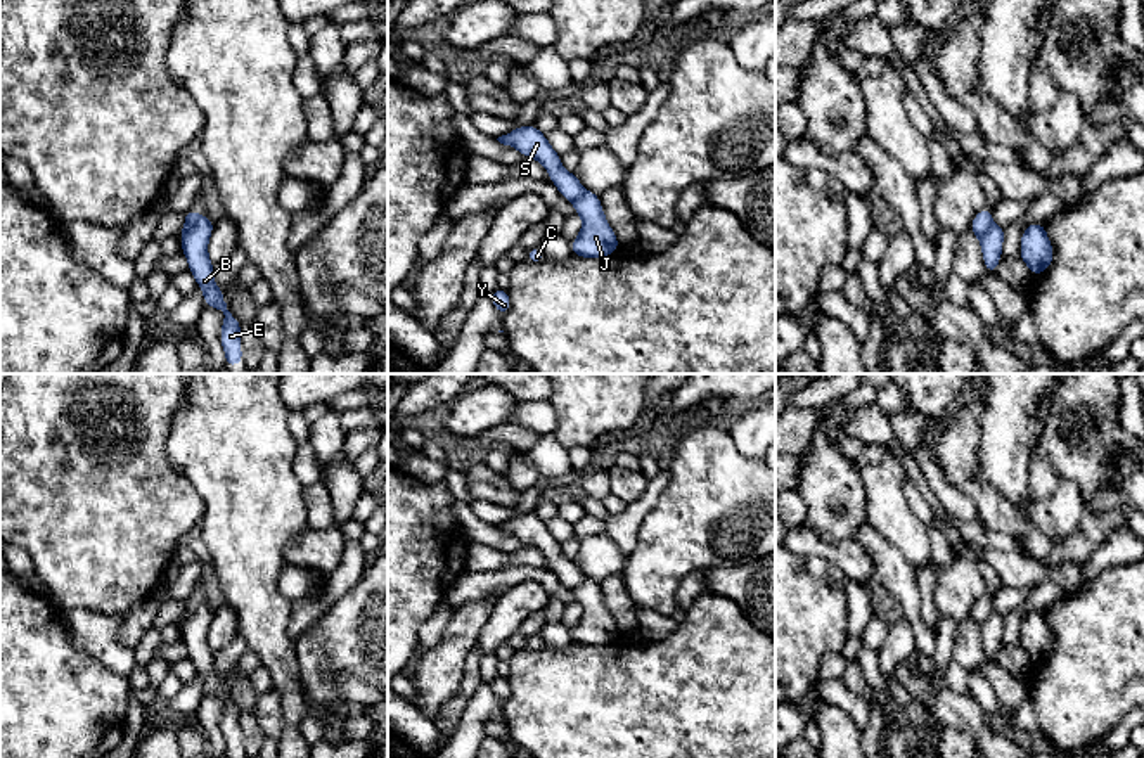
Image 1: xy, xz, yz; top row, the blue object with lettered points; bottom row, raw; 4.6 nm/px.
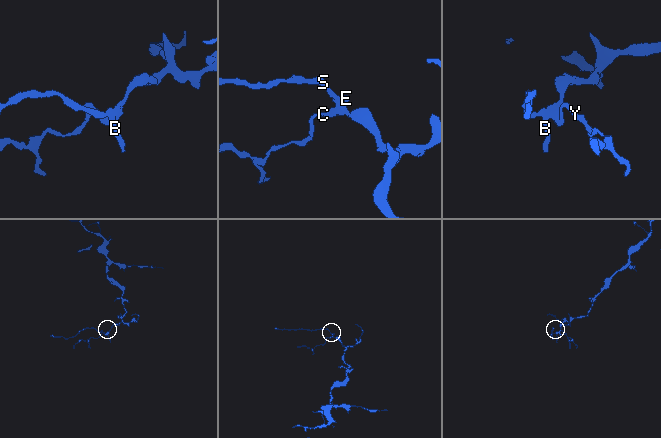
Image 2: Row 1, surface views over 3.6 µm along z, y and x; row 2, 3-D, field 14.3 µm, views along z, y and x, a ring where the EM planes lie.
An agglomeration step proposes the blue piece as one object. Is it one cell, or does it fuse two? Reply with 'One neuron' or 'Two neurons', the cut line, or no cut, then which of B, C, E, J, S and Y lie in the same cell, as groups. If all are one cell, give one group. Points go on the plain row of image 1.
Two neurons. Split along xy (199, 604), (180, 623). Groups: B C E J Y / S

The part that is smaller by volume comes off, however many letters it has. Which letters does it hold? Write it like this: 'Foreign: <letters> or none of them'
Foreign: S

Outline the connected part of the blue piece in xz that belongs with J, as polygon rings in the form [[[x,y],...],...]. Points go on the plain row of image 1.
[[[585,578],[582,585],[573,588],[573,594],[575,601],[583,607],[580,621],[571,628],[573,644],[606,646],[621,635],[604,604],[597,581]]]

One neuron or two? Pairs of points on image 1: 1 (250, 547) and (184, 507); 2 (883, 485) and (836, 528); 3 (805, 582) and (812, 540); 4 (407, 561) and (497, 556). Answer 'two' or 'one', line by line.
1: two
2: two
3: two
4: two

